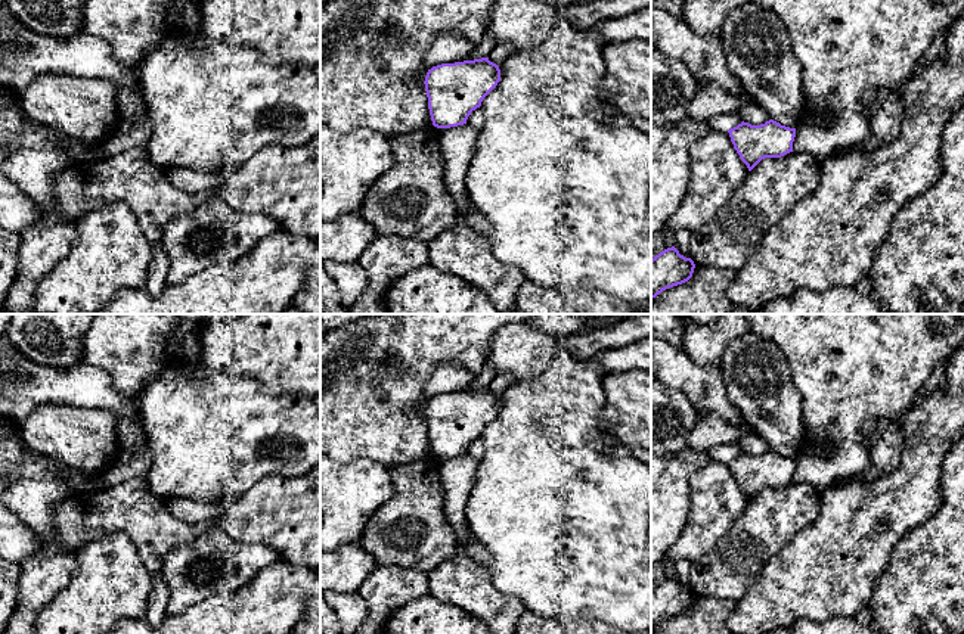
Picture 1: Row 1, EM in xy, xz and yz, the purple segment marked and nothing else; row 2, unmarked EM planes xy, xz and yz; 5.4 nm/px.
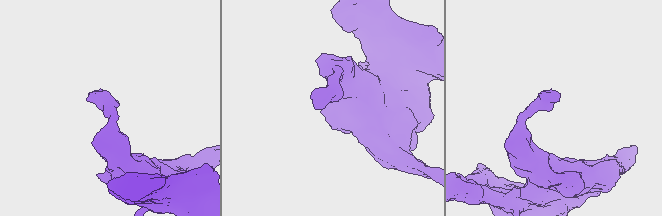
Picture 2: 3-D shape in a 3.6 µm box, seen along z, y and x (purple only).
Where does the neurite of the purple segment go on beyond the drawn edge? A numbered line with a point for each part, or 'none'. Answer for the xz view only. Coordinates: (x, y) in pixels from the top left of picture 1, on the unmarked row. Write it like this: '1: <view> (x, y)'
none

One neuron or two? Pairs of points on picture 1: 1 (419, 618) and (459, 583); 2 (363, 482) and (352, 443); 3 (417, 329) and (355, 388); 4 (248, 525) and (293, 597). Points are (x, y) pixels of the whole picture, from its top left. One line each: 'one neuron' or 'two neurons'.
1: two neurons
2: two neurons
3: one neuron
4: two neurons

